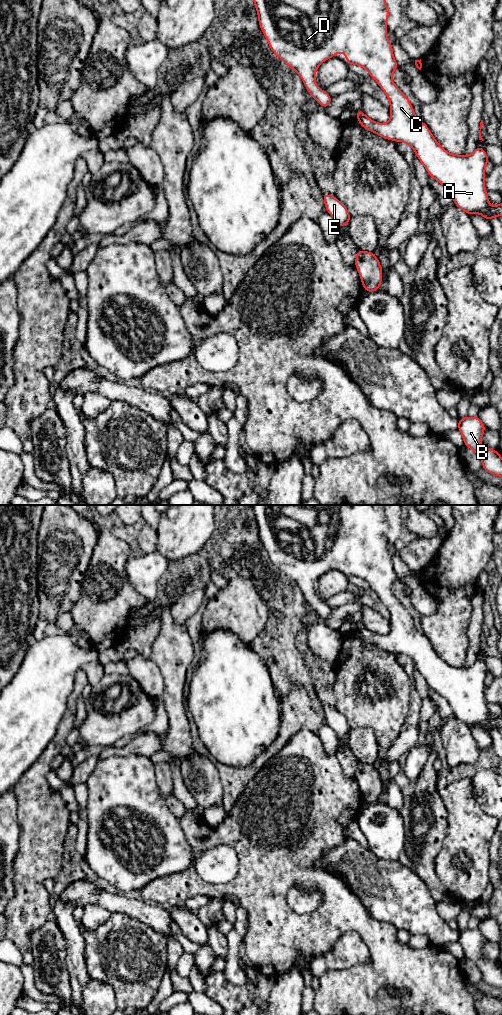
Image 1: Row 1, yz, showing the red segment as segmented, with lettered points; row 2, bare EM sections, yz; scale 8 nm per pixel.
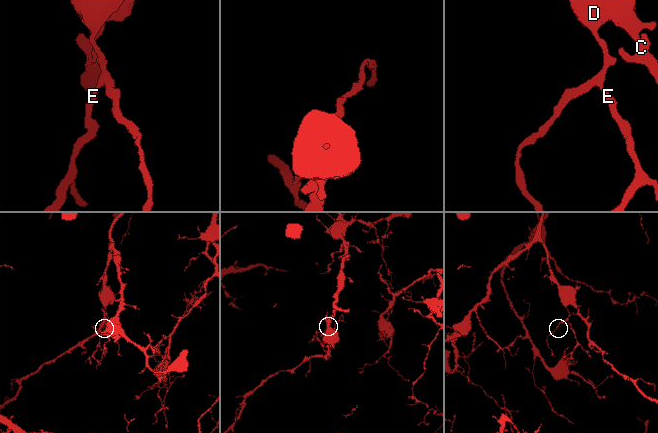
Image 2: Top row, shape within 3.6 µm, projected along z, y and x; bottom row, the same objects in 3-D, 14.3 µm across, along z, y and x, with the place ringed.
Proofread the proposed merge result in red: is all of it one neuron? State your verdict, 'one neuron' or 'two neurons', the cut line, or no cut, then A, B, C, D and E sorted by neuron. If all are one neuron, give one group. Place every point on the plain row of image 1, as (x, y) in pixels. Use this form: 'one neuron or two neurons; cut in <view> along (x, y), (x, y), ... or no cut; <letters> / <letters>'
one neuron; no cut; A B C D E

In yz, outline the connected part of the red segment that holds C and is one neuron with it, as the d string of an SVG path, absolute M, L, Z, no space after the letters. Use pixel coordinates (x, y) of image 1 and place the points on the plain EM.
M251 505L251 507L258 525L260 540L273 565L300 587L309 606L322 619L327 621L332 609L325 602L317 599L315 585L321 575L333 570L336 565L345 565L346 575L365 580L369 584L370 590L379 596L390 613L391 630L387 635L377 636L368 630L362 621L357 622L355 630L359 632L361 639L385 651L410 657L426 680L428 687L445 698L454 716L469 728L478 725L488 733L493 729L502 728L502 714L497 718L491 718L484 699L485 680L489 672L485 662L477 658L472 666L464 668L451 666L443 661L427 637L418 632L409 611L394 596L392 586L398 580L398 576L394 571L393 558L386 546L389 523L385 513L385 505Z

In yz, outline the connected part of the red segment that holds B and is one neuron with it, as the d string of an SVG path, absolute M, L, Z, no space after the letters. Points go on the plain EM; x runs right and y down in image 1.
M477 929L458 931L458 943L462 946L465 959L471 960L480 969L483 981L502 989L502 969L497 962L485 960L481 956L485 937Z

